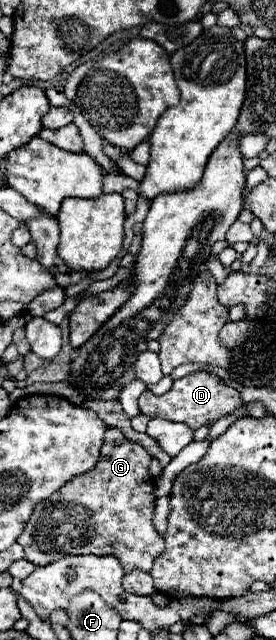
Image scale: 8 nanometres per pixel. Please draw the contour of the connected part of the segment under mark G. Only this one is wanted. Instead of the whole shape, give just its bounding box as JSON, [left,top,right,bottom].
[18,428,164,572]

